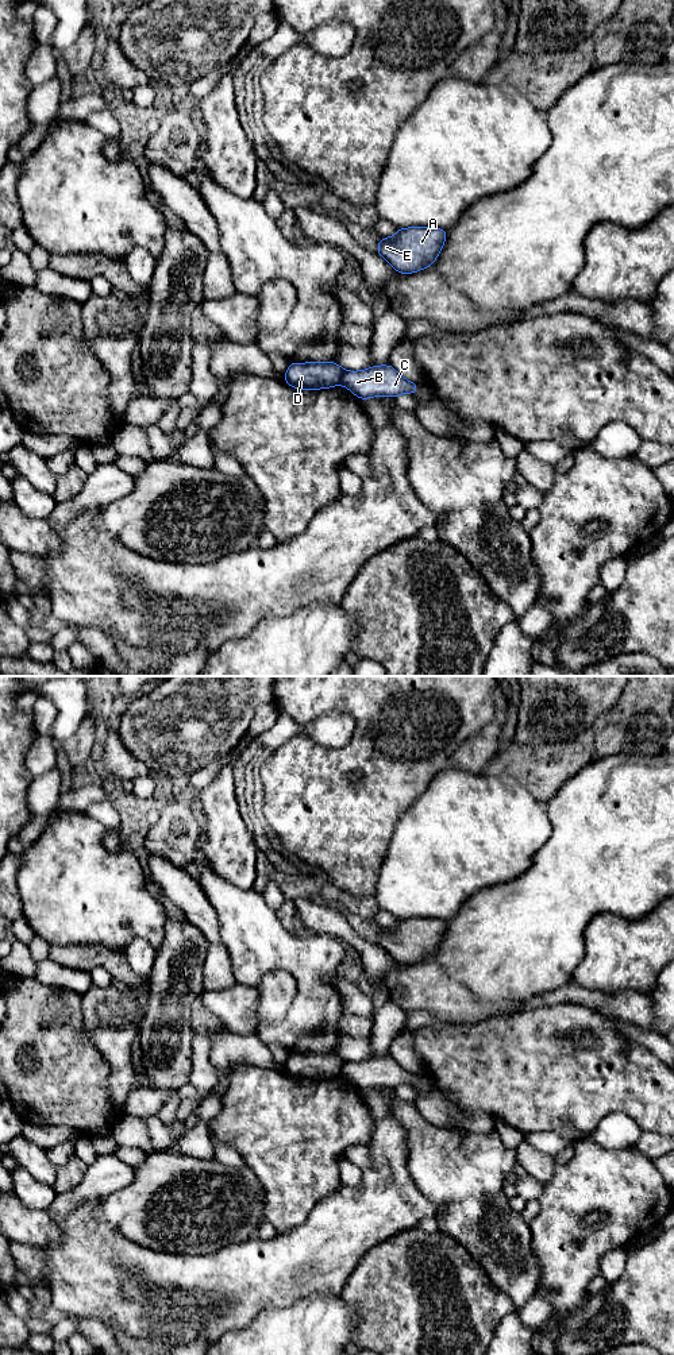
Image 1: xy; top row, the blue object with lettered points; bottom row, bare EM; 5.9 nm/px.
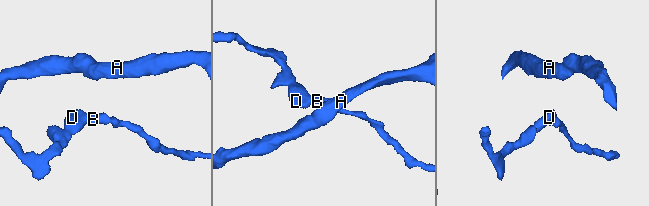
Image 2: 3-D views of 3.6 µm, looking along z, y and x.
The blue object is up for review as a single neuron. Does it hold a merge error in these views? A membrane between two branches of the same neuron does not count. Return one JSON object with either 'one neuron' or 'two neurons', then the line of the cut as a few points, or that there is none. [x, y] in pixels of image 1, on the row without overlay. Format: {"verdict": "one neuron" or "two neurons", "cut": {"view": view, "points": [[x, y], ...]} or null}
{"verdict": "two neurons", "cut": {"view": "xy", "points": [[345, 1062], [339, 1073]]}}

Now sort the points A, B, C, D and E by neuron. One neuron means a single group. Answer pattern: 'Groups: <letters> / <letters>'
Groups: A B C E / D

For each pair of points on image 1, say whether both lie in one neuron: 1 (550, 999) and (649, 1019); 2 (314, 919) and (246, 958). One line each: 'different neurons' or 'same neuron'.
1: same neuron
2: different neurons

